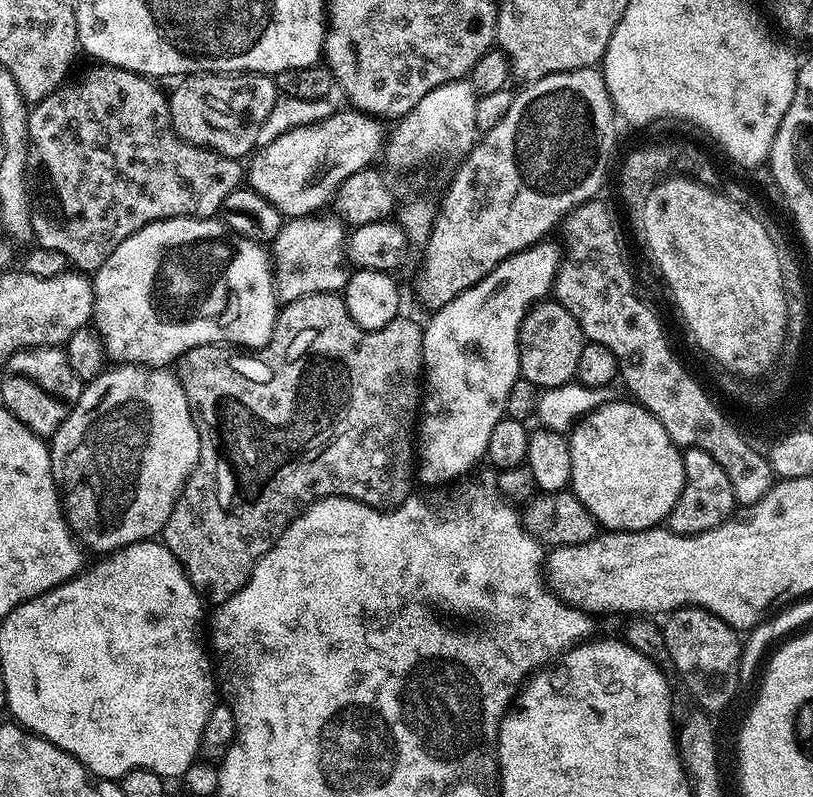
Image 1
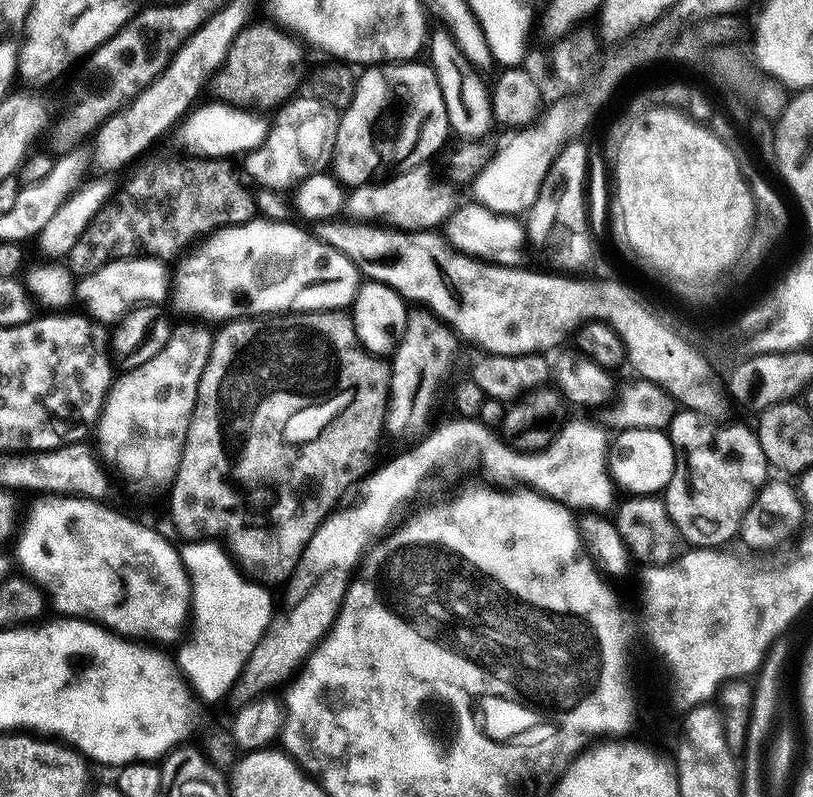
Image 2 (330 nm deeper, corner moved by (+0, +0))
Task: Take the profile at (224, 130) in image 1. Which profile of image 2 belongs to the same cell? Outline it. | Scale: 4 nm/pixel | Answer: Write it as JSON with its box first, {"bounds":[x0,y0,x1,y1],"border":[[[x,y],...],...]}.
{"bounds":[214,23,306,110],"border":[[[249,23],[248,27],[238,34],[238,38],[234,38],[224,59],[223,67],[216,72],[214,77],[215,99],[226,104],[233,104],[235,108],[268,110],[264,108],[272,108],[275,104],[277,106],[283,105],[297,95],[296,87],[299,86],[300,79],[304,76],[304,51],[306,48],[295,35],[289,34],[275,23],[256,23]]]}

